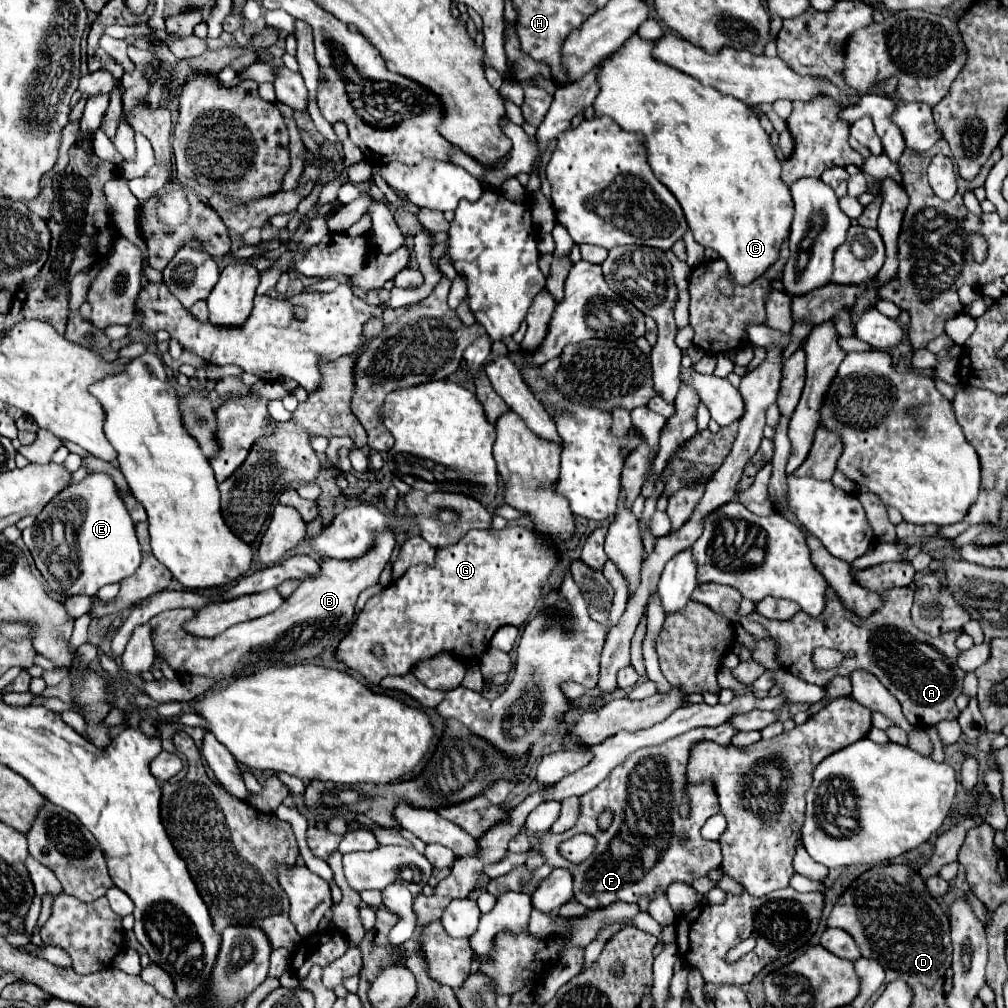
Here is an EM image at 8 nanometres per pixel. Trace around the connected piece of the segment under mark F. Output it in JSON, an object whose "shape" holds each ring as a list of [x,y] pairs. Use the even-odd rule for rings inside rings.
{"shape":[[[721,724],[713,728],[693,728],[681,736],[675,736],[659,746],[649,746],[633,752],[605,782],[583,794],[581,814],[575,826],[563,834],[545,832],[539,836],[539,852],[545,858],[543,866],[533,872],[533,886],[539,886],[553,868],[565,868],[573,874],[573,894],[575,900],[585,904],[589,910],[597,910],[601,906],[609,906],[613,902],[639,902],[639,898],[653,900],[657,890],[669,888],[673,882],[693,884],[697,878],[707,876],[713,868],[721,866],[721,846],[717,842],[709,842],[701,836],[701,826],[707,818],[719,814],[717,792],[713,790],[713,782],[687,782],[687,760],[691,746],[697,742],[709,740],[719,746],[729,746],[731,738],[737,734],[737,728],[731,724]],[[683,794],[691,800],[691,816],[679,816],[679,800]],[[603,810],[613,810],[615,818],[609,830],[597,828],[597,816]],[[679,830],[687,832],[687,842],[679,844]],[[589,834],[597,840],[595,852],[581,862],[579,866],[567,862],[557,852],[557,844],[575,836]]]}

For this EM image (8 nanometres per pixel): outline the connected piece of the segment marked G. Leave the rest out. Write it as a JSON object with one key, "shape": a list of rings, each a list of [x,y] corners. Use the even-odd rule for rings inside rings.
{"shape":[[[507,526],[503,530],[471,530],[465,538],[461,538],[461,542],[437,548],[435,562],[431,566],[411,566],[407,574],[403,574],[397,582],[391,582],[383,594],[375,594],[359,612],[351,630],[337,644],[337,660],[365,676],[371,684],[379,684],[385,676],[407,674],[415,664],[433,658],[439,652],[447,652],[467,666],[479,664],[497,628],[505,624],[521,626],[535,610],[545,582],[557,566],[557,558],[557,552],[549,544],[541,542],[531,528]],[[377,644],[383,648],[383,656],[373,652]]]}

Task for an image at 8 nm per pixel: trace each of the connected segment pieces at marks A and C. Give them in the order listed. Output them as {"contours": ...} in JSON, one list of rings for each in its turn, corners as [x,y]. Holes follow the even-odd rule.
{"contours":[[[[829,588],[827,592],[829,602],[821,618],[813,618],[805,612],[797,612],[791,620],[785,622],[765,620],[765,618],[759,620],[757,612],[751,612],[747,618],[761,622],[769,630],[771,638],[781,646],[777,658],[783,664],[783,668],[809,684],[827,686],[833,676],[851,674],[853,670],[861,668],[875,674],[881,680],[881,684],[899,700],[905,718],[915,728],[935,726],[941,720],[955,720],[959,716],[955,698],[961,694],[963,678],[965,678],[965,672],[957,666],[957,658],[961,652],[957,650],[955,640],[963,630],[947,632],[937,638],[929,636],[911,622],[911,606],[913,606],[911,588],[891,588],[881,594],[885,594],[883,608],[873,616],[869,616],[867,620],[845,610],[833,588]],[[819,646],[833,648],[839,652],[853,650],[857,656],[843,660],[839,668],[823,672],[819,668],[813,668],[811,662],[811,654]]],[[[633,34],[617,54],[609,56],[603,66],[601,66],[601,72],[597,76],[599,84],[601,84],[601,92],[599,96],[595,98],[595,114],[599,116],[611,116],[619,126],[623,126],[623,130],[629,130],[629,132],[641,132],[645,134],[645,148],[647,148],[647,154],[649,154],[649,164],[655,172],[655,176],[671,190],[671,194],[677,198],[677,202],[681,204],[683,212],[685,212],[685,218],[687,218],[687,224],[695,236],[695,240],[705,246],[705,248],[711,248],[719,254],[721,260],[727,262],[727,272],[729,276],[735,280],[735,284],[739,286],[747,286],[751,284],[755,278],[759,278],[761,274],[765,274],[779,258],[779,248],[783,244],[783,240],[789,236],[789,226],[793,222],[793,200],[791,200],[791,192],[789,192],[789,186],[785,186],[785,182],[781,180],[781,162],[779,158],[775,156],[773,152],[773,146],[771,146],[771,140],[769,140],[769,134],[761,128],[759,124],[759,118],[753,114],[753,110],[743,104],[741,100],[737,98],[729,98],[729,96],[723,96],[721,92],[713,90],[713,88],[707,88],[703,86],[699,80],[663,64],[663,62],[657,62],[653,60],[651,56],[651,50],[653,50],[655,42],[647,42],[647,40],[641,40],[637,34]]]]}

